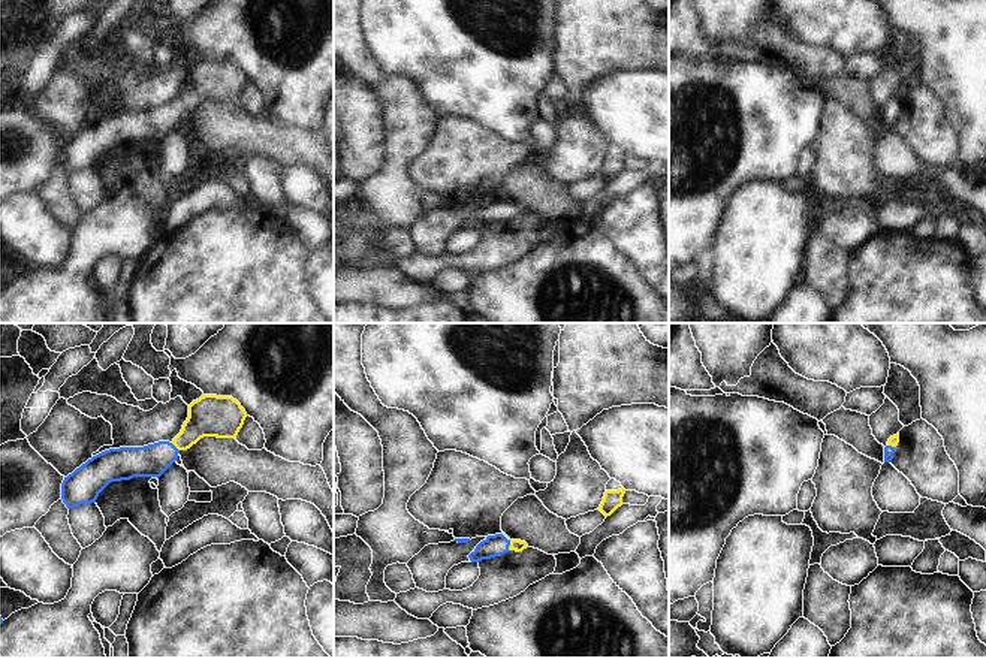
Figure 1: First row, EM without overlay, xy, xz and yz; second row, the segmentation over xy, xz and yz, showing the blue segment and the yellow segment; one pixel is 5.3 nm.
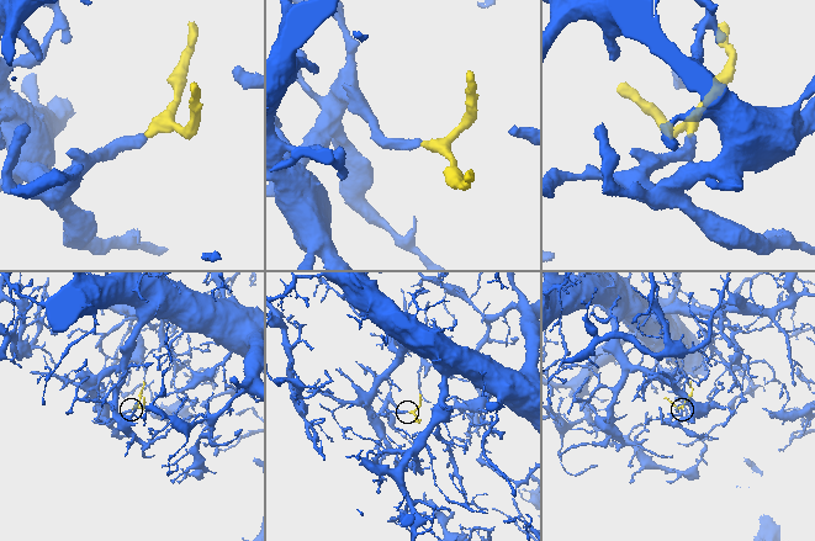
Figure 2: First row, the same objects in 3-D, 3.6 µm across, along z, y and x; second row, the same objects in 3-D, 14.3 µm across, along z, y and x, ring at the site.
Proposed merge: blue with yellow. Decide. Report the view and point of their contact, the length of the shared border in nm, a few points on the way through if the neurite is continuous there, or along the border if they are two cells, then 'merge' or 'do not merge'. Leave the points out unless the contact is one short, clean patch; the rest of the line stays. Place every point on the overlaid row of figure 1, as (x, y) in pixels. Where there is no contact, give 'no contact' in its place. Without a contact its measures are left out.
contact xz (509, 545); length 60 nm; way xz (497, 545), (509, 545), (515, 545); merge

